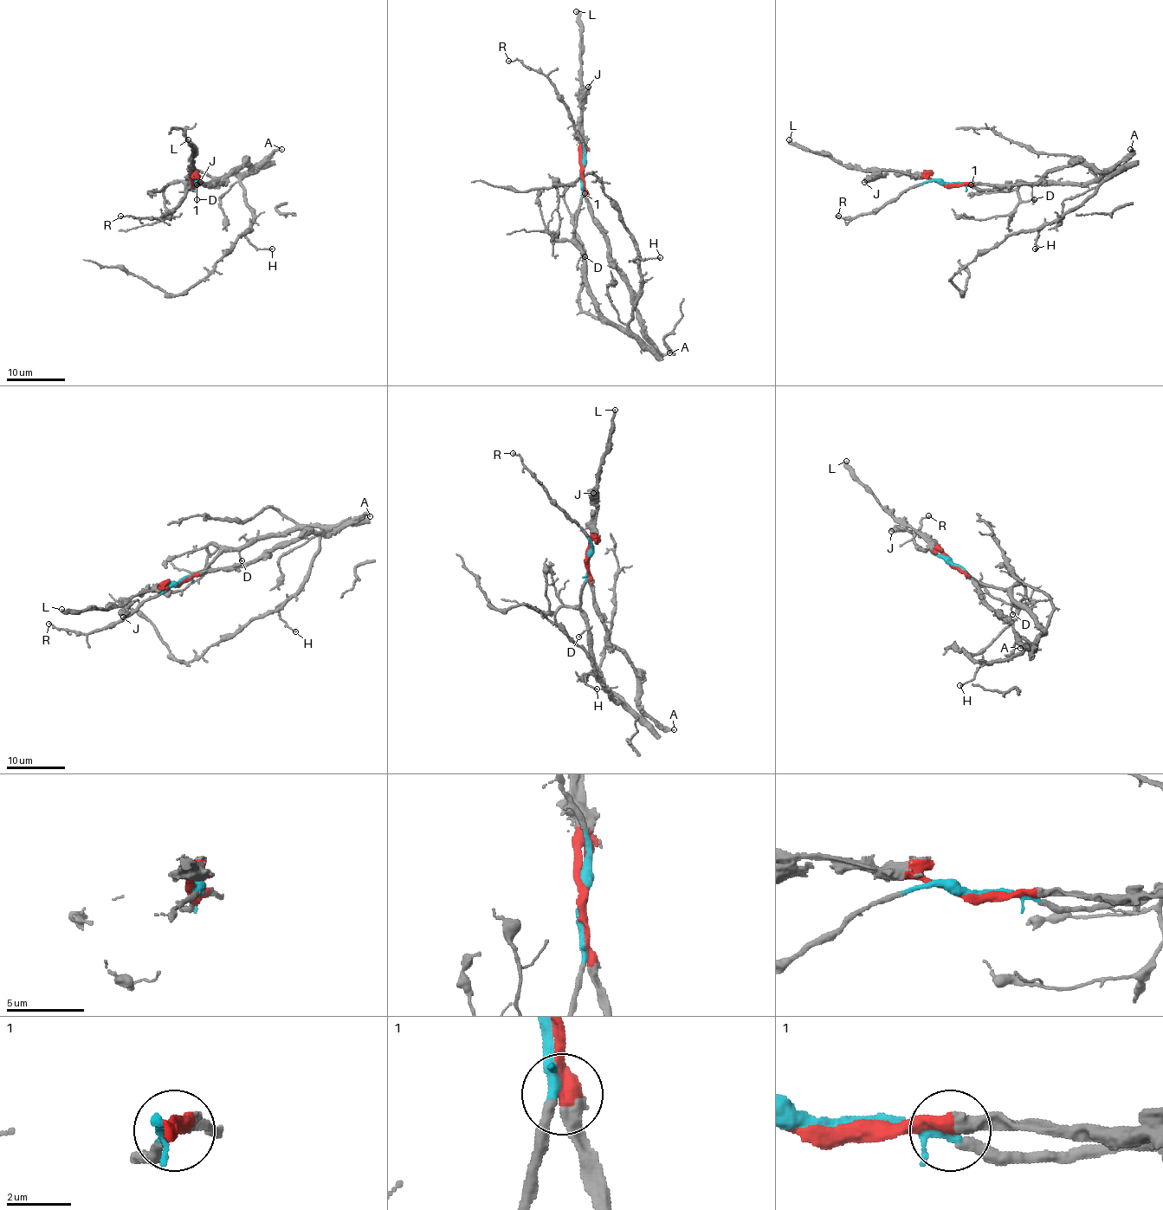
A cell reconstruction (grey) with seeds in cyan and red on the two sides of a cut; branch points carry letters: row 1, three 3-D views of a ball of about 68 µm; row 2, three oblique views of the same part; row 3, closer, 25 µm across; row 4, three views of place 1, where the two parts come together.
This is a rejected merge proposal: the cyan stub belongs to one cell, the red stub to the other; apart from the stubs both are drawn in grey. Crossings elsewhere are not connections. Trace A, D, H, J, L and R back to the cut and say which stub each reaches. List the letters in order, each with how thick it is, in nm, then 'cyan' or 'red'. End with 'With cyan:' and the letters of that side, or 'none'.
A: calibre 130 nm; red
D: calibre 130 nm; cyan
H: calibre 170 nm; cyan
J: calibre 440 nm; red
L: calibre 280 nm; red
R: calibre 120 nm; cyan
With cyan: D, H, R

